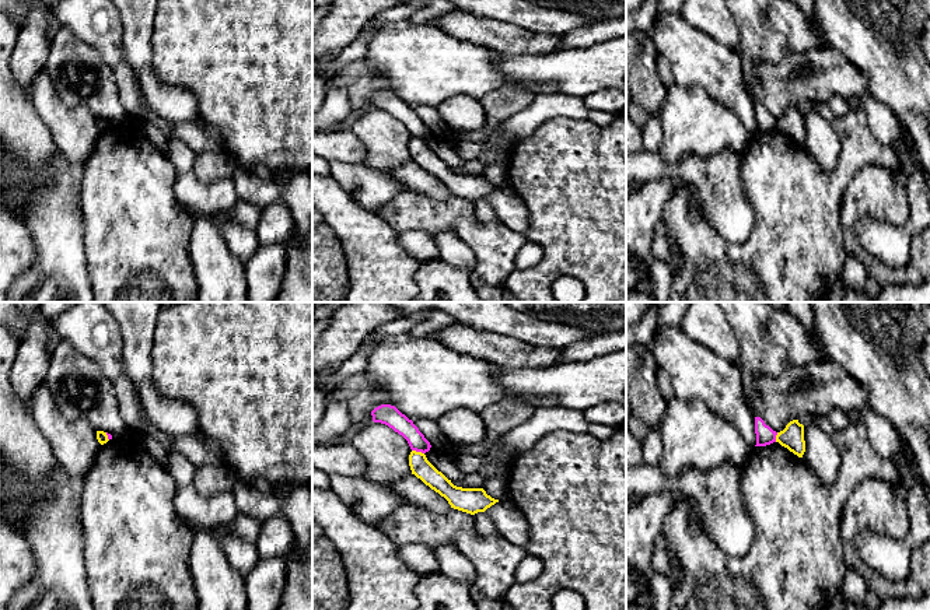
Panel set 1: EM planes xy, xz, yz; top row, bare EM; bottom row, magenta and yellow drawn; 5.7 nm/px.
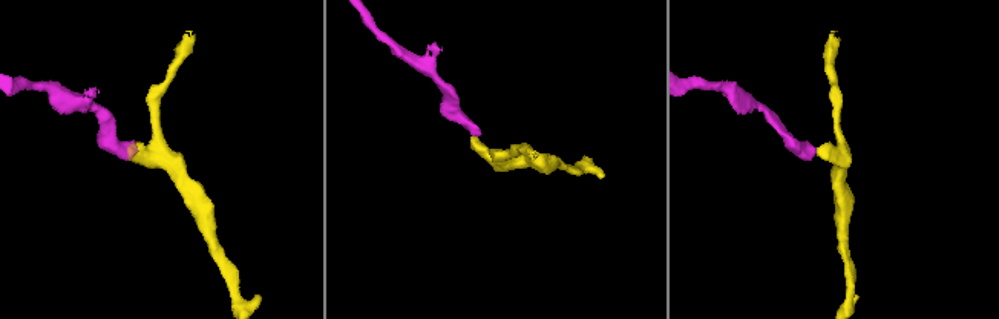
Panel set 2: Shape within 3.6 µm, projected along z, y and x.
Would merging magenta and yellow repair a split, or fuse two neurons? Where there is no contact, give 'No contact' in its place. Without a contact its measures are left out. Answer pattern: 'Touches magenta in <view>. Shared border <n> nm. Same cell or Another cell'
Touches magenta in xz. Shared border 80 nm. Another cell

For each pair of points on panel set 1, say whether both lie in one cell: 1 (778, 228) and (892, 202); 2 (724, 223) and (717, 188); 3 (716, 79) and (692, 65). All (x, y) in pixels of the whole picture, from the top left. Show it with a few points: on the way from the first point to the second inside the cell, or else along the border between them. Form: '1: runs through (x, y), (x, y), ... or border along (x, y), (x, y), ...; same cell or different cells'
1: border along (850, 182), (843, 192), (841, 204), (843, 245); different cells
2: runs through (724, 214), (724, 204), (719, 196); same cell
3: runs through (710, 73), (702, 65), (698, 65); same cell

